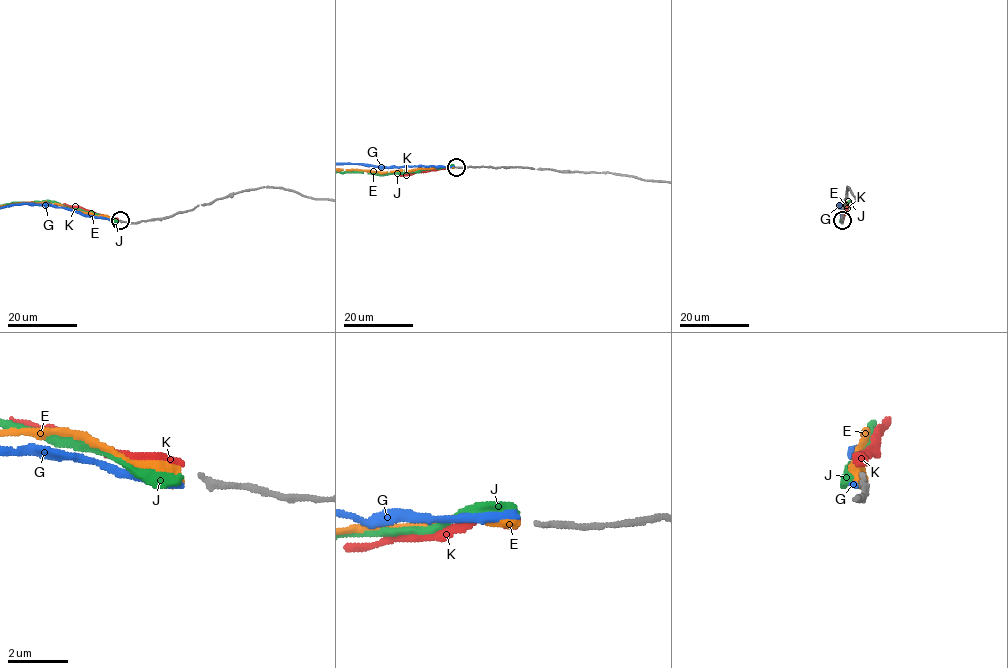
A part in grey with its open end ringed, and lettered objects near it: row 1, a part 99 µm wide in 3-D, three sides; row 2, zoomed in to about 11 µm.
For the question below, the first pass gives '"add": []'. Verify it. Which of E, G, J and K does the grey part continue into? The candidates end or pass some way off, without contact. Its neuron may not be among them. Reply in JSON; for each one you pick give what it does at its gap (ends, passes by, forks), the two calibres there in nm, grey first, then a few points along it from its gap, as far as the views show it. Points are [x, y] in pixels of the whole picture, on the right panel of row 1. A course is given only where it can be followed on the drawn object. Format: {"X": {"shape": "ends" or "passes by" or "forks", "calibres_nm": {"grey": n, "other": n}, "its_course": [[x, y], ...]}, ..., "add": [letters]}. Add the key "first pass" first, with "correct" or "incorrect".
{"first pass": "incorrect", "E": {"shape": "ends", "calibres_nm": {"grey": 200, "other": 480}}, "add": ["E"]}

